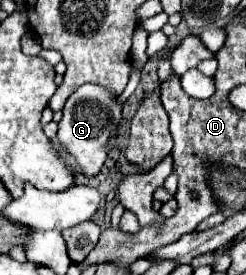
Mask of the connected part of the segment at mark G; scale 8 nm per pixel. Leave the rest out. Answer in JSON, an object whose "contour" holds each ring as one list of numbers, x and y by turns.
{"contour":[[81,85,65,103,63,119,59,121,59,143,77,159,83,169,83,175,93,177,101,171,107,153,109,153,109,137,117,131,121,123,121,109,117,95,103,89,101,85]]}

